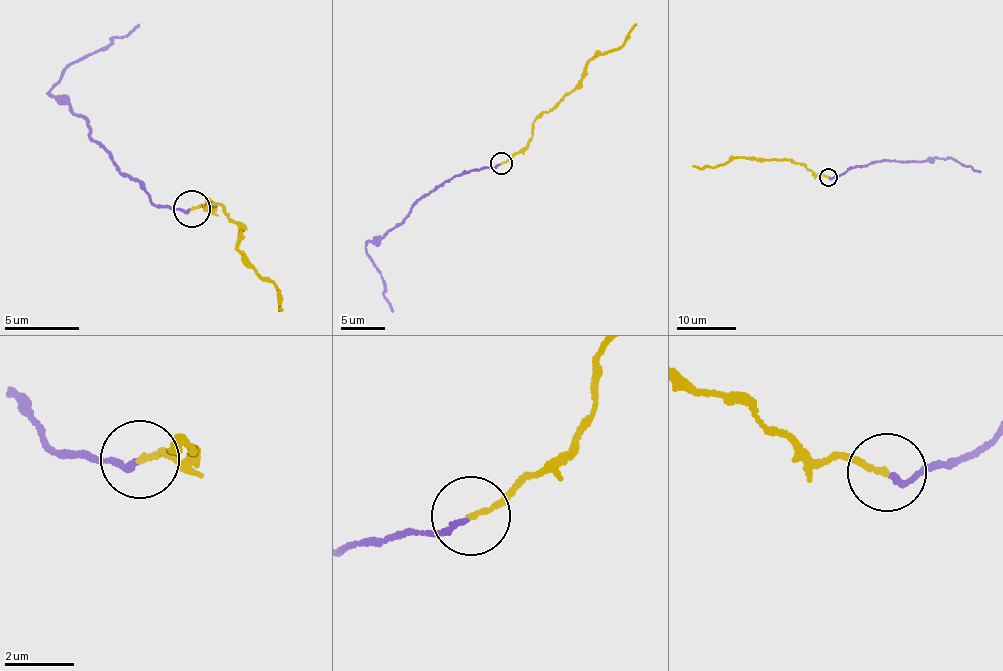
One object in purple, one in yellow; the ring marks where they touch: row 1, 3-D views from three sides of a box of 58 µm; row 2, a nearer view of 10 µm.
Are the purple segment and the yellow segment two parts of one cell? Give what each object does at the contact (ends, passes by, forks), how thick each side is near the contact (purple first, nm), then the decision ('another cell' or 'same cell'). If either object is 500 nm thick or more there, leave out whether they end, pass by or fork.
purple ends | yellow ends | 150/150 nm | same cell

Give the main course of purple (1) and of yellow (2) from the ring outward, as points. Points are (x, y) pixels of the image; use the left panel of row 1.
1: (191, 208), (152, 204), (93, 141), (90, 124), (50, 90), (84, 55), (133, 31), (138, 22)
2: (191, 208), (219, 205), (238, 225), (235, 244), (277, 290), (276, 310), (281, 310)

